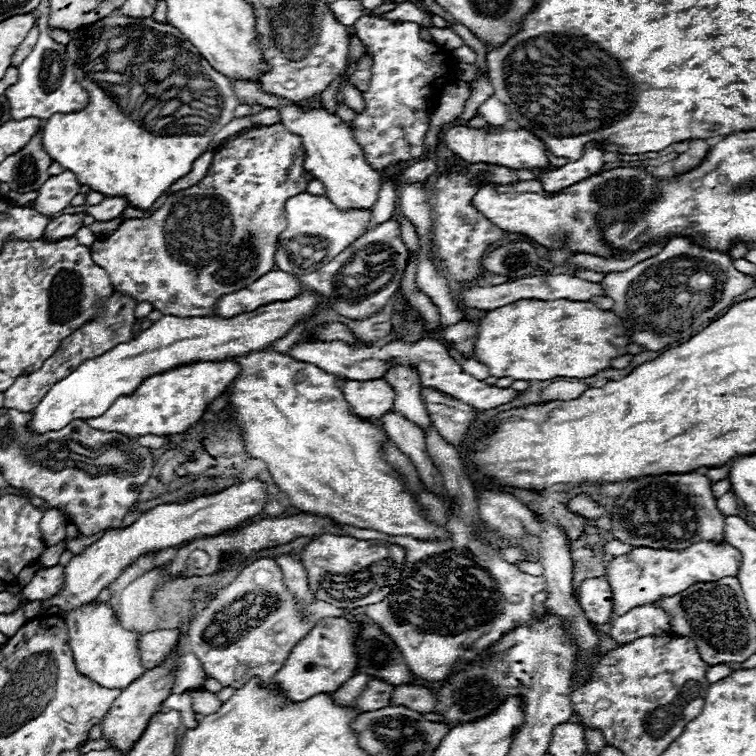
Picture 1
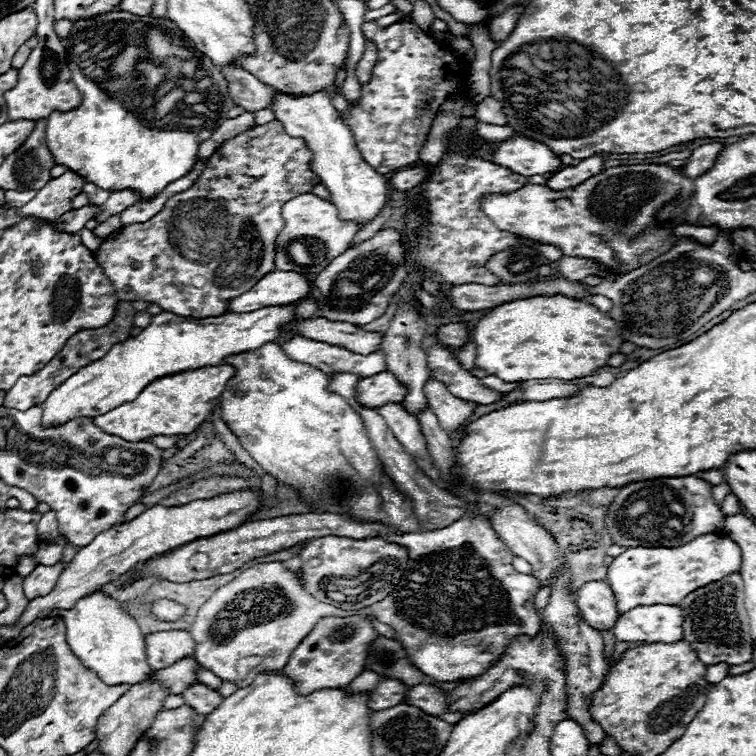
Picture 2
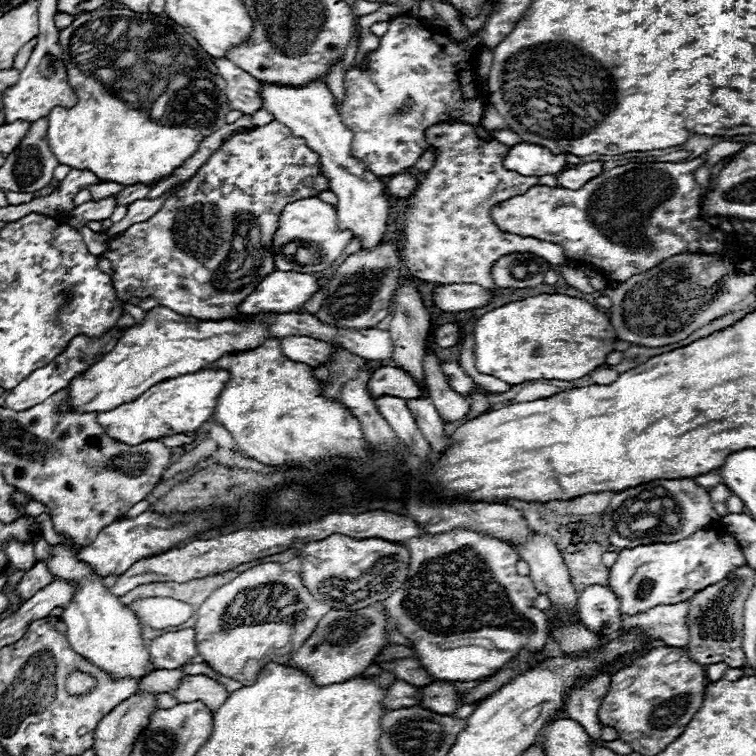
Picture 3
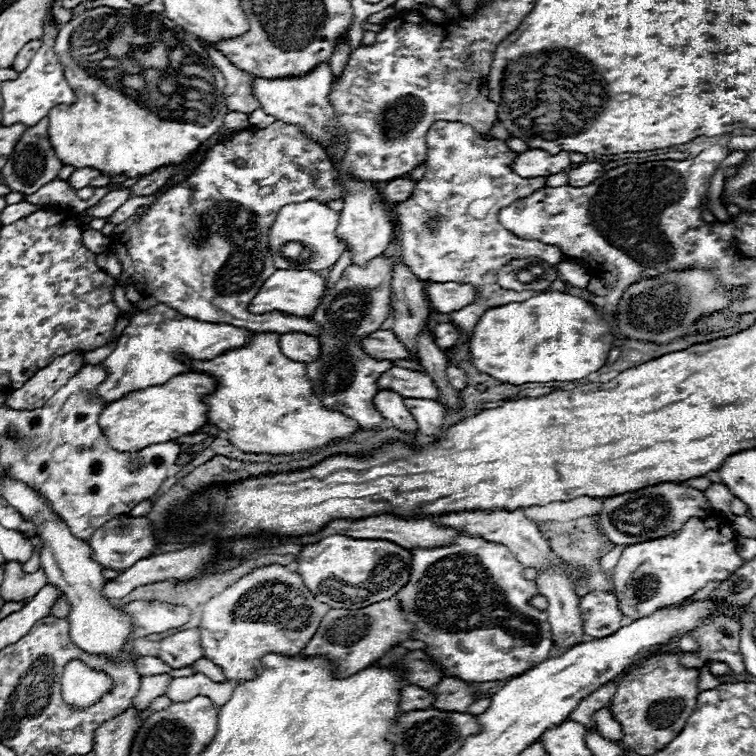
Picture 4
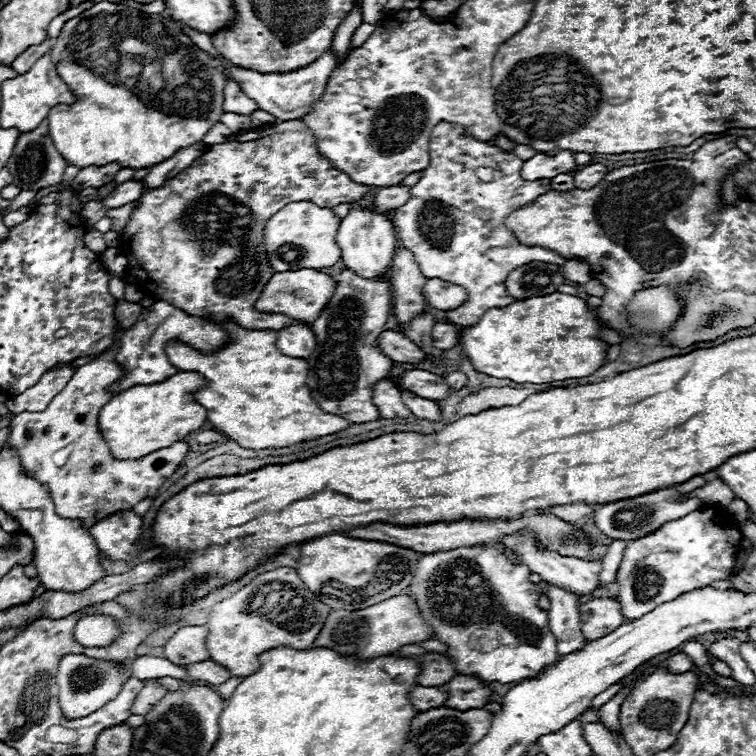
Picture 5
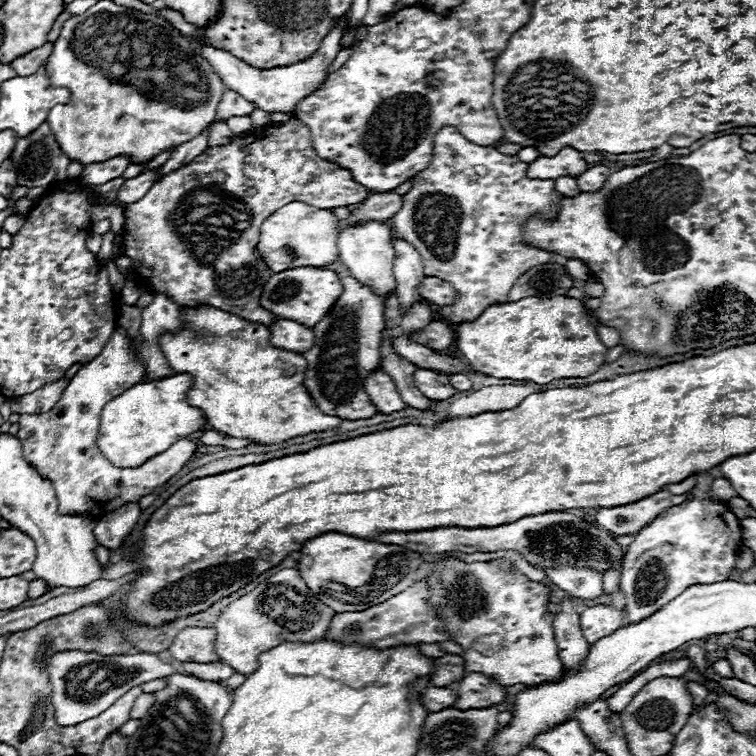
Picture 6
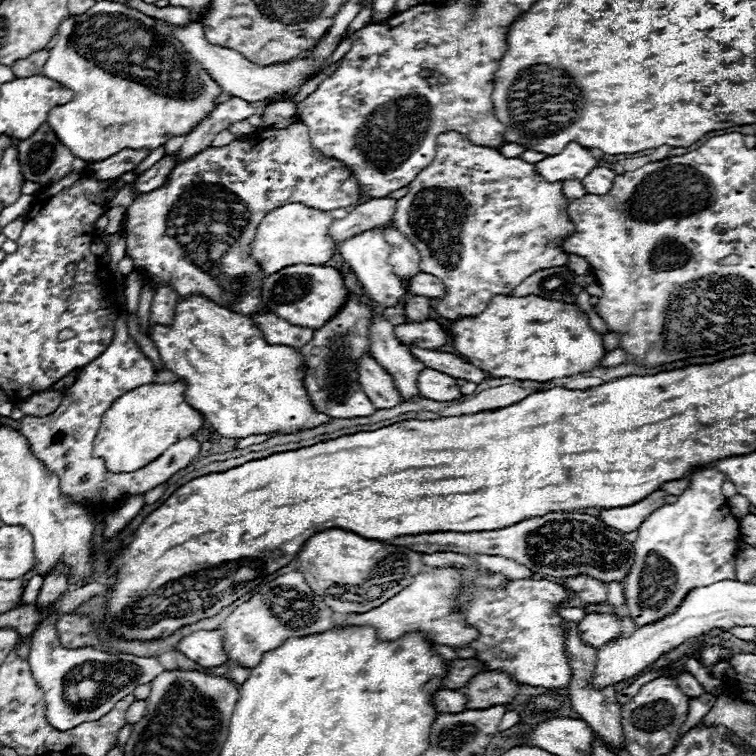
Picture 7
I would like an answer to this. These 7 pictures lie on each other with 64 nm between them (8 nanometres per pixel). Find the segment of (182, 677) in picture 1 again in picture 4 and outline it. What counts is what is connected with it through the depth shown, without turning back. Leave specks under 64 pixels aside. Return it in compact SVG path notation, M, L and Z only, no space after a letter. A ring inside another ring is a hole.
M156 674L156 676L142 676L140 678L140 692L136 694L136 700L134 704L142 710L148 708L148 704L156 698L156 696L162 696L166 694L168 690L168 684L174 676L170 674Z

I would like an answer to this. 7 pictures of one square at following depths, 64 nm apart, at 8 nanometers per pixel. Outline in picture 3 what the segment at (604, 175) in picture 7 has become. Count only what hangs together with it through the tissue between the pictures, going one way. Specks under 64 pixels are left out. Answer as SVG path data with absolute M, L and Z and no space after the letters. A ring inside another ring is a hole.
M592 160L592 162L580 164L580 166L570 166L570 168L556 174L556 186L576 190L576 188L584 186L588 180L596 178L598 174L602 174L602 162L600 160Z

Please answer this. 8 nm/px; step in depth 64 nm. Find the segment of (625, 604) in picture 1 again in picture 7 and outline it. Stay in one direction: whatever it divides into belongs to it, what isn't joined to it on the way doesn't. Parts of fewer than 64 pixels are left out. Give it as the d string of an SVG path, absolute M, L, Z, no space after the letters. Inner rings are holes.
M700 468L690 472L686 478L690 478L690 486L678 496L678 502L666 504L656 512L652 512L644 520L644 524L640 524L638 538L632 544L634 556L632 556L632 566L628 570L628 576L624 578L624 596L626 596L628 614L636 626L650 624L670 614L680 604L680 600L688 594L690 588L736 578L734 560L736 560L736 550L742 544L742 536L740 536L740 524L730 512L728 500L722 496L720 490L726 476L714 468Z

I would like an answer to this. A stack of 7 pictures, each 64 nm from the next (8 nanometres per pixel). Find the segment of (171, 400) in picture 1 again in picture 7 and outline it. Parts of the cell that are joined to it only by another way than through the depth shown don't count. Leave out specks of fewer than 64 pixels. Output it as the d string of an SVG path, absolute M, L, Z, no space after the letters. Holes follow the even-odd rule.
M176 380L168 384L144 384L114 400L104 412L94 438L94 456L102 456L106 468L112 472L134 472L156 460L174 442L192 436L202 428L204 416L186 404L184 392L184 380Z

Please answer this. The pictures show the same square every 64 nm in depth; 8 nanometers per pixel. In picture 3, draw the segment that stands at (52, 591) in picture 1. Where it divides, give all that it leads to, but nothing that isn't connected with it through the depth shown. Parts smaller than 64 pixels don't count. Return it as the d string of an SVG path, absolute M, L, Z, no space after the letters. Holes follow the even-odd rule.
M38 562L32 570L28 570L28 572L24 574L24 578L22 578L22 582L16 586L16 590L18 590L18 594L20 594L22 598L28 600L28 596L34 596L40 588L46 588L48 584L52 584L52 580L54 580L54 576L52 576L52 572L48 570L48 566L46 566L44 562Z

